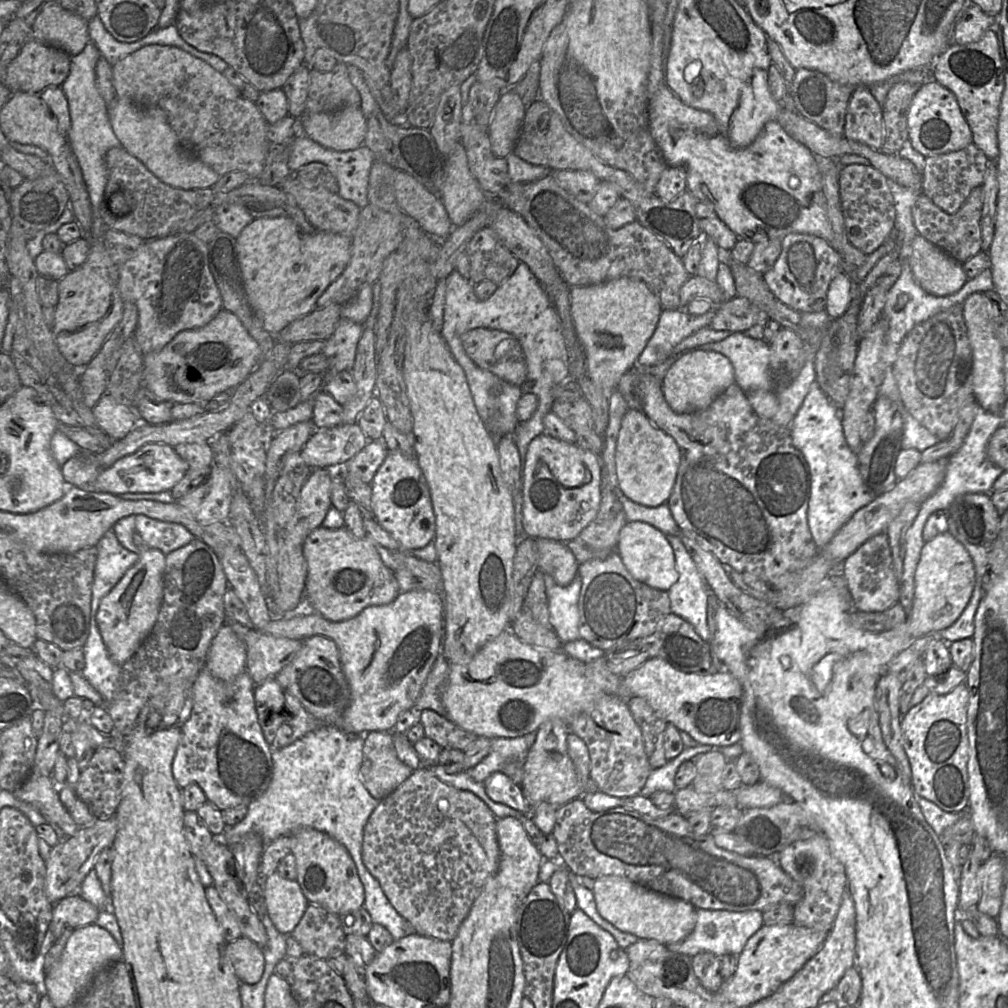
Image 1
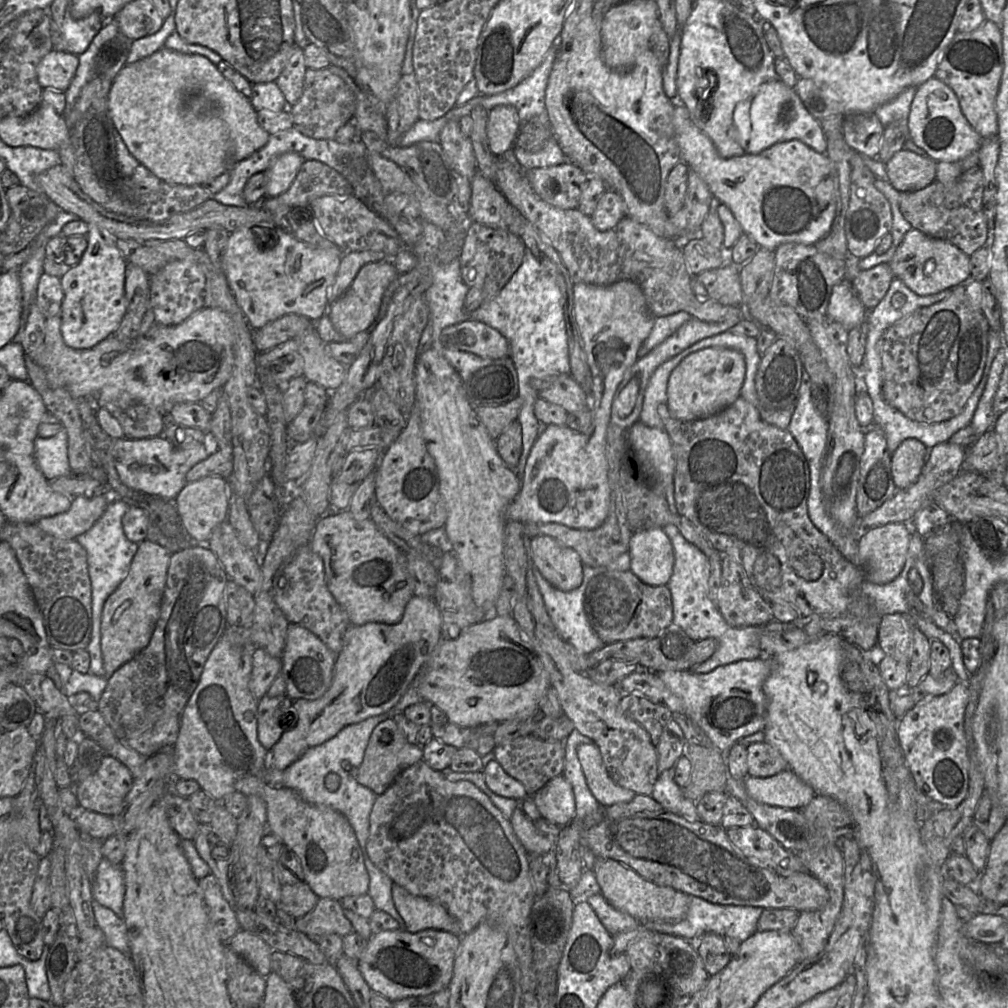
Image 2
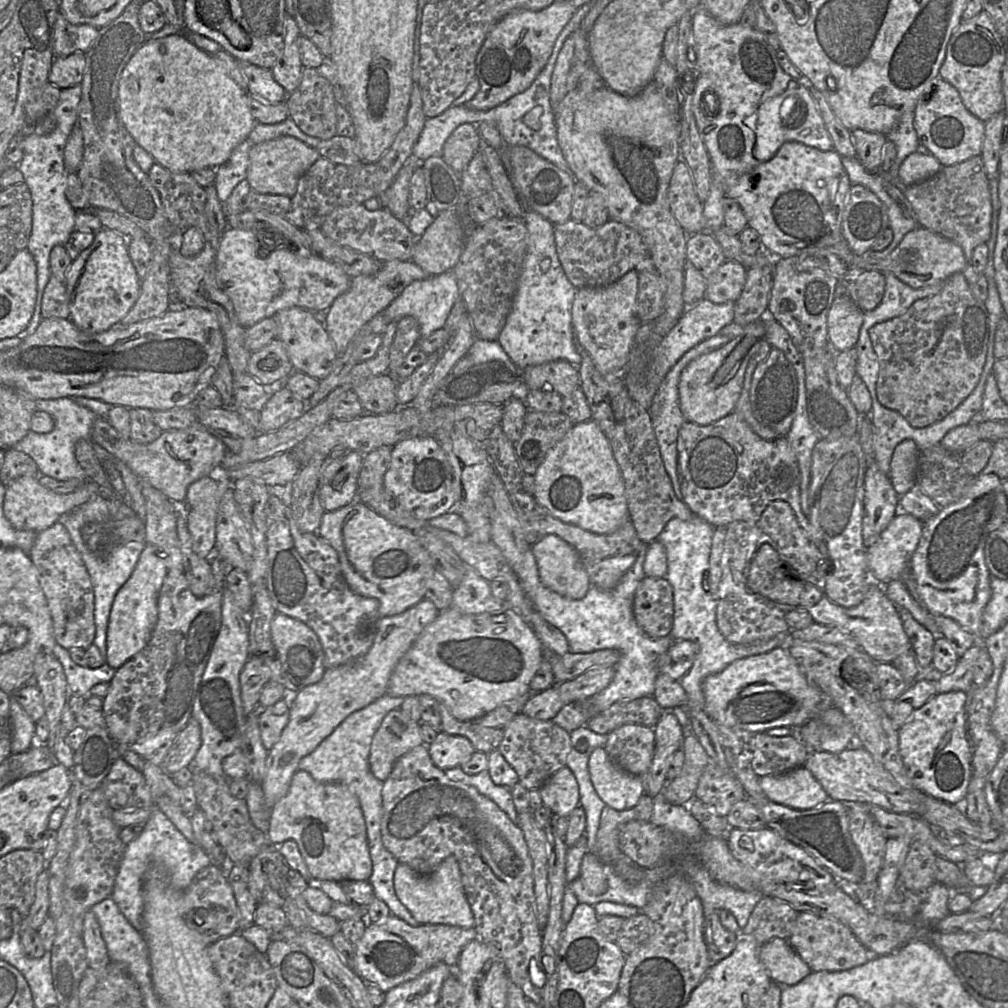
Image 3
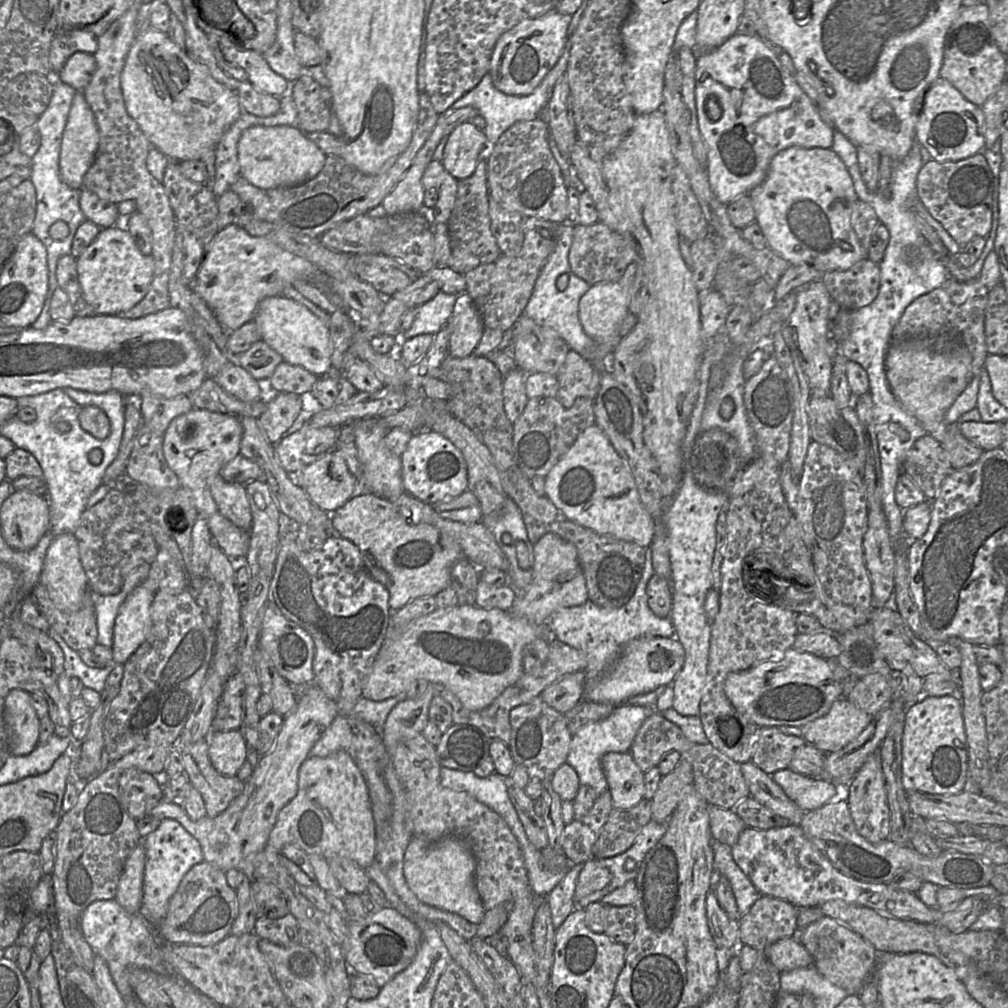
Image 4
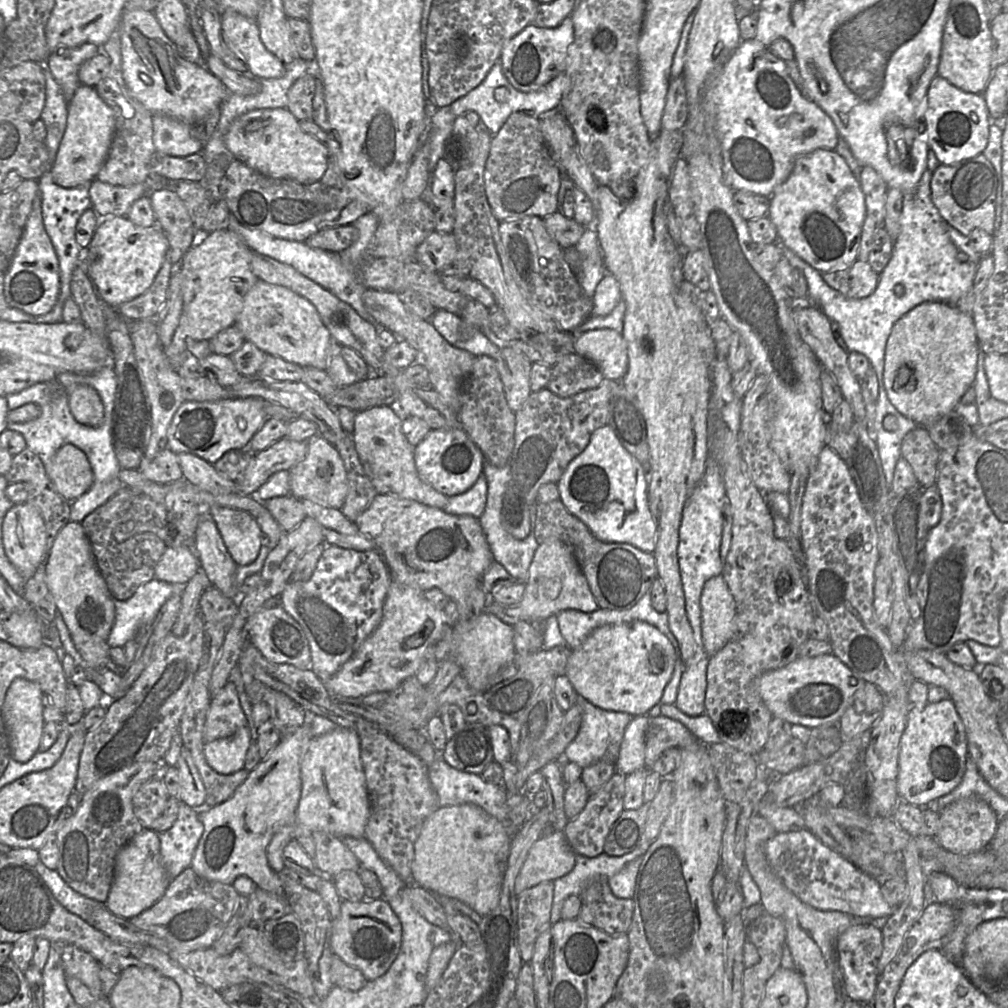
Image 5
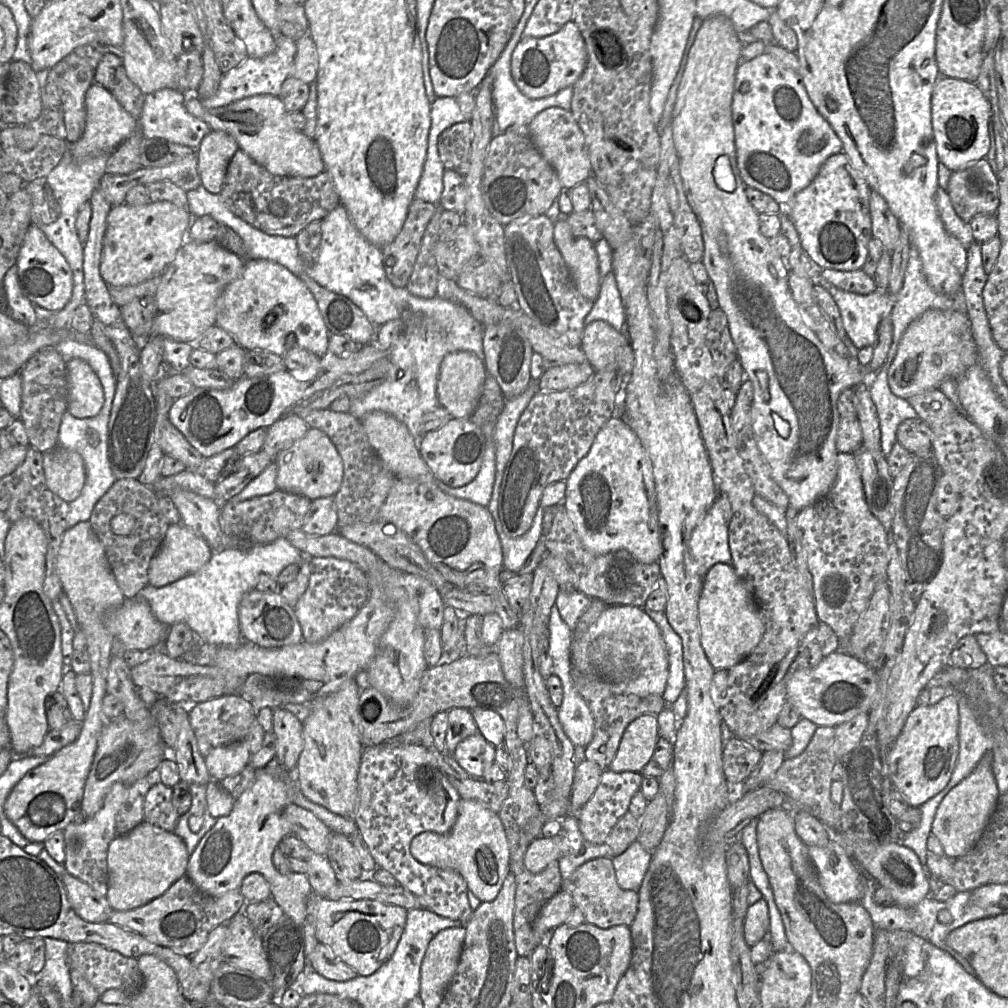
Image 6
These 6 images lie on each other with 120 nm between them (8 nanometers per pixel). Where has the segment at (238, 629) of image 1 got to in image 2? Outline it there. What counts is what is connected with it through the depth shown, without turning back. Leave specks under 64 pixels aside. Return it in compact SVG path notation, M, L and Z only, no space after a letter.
M256 647L252 653L252 670L249 689L258 700L265 696L270 685L281 672L282 659L273 657L263 648Z

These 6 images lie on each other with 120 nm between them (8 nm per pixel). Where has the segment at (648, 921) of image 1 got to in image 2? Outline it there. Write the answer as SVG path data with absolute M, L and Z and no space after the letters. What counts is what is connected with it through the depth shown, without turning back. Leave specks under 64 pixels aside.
M596 857L592 870L600 886L600 894L607 902L638 921L680 921L687 915L689 895L650 882L616 860Z

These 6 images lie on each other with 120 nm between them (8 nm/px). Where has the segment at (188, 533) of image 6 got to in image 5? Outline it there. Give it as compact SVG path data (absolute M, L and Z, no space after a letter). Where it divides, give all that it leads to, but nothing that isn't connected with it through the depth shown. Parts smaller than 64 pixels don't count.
M192 546L166 547L156 564L154 578L186 584L199 569L200 562Z

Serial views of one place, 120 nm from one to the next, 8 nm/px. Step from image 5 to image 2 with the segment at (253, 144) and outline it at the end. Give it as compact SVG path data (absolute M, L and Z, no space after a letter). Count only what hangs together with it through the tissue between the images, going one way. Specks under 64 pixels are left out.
M296 152L279 155L266 172L265 197L276 197L292 184L301 165L306 160Z

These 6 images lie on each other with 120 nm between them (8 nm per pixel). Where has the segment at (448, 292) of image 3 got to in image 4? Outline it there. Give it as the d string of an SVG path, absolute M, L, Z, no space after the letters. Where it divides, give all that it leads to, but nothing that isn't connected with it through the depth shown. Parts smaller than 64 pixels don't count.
M440 290L432 299L416 306L412 326L403 333L403 343L416 335L435 335L451 317L457 298L458 294L447 294Z

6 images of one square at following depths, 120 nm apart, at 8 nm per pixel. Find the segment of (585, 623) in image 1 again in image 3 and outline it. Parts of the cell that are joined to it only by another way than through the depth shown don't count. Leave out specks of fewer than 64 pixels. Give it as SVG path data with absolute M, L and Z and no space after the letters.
M646 576L636 589L633 611L638 625L647 635L670 635L674 621L674 596L667 578Z

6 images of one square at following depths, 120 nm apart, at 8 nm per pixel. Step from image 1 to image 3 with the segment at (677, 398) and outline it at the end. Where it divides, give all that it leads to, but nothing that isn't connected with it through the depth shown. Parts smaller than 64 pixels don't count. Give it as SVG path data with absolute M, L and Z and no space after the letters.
M757 320L726 345L694 359L683 369L678 393L680 409L687 422L705 426L733 412L742 391L748 362L764 339L764 323Z

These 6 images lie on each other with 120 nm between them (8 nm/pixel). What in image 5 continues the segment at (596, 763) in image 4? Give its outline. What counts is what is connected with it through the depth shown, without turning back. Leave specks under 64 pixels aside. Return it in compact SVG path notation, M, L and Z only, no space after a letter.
M579 695L576 703L582 709L582 721L576 737L564 751L565 763L575 762L581 768L585 768L601 759L606 759L616 764L625 729L633 716L626 712L601 709Z

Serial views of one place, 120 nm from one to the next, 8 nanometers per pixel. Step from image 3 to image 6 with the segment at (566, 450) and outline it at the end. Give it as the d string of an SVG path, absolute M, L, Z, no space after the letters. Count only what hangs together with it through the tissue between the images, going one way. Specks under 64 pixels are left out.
M612 416L604 424L590 451L578 462L566 479L566 484L564 504L587 550L594 554L607 554L625 549L640 563L659 563L662 540L652 464L641 441L624 420Z

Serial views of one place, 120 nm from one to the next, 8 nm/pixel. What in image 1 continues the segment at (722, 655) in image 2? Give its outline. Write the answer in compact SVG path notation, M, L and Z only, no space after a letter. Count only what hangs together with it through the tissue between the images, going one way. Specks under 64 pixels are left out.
M668 535L675 555L677 581L669 589L671 612L688 621L703 641L710 643L707 622L710 588L679 535Z

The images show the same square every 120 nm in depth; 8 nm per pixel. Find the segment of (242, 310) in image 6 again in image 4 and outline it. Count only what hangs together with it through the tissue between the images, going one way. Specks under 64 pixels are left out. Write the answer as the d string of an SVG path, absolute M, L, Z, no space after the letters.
M283 295L263 299L253 320L261 340L280 354L284 362L323 377L331 373L332 343L329 328L304 305Z

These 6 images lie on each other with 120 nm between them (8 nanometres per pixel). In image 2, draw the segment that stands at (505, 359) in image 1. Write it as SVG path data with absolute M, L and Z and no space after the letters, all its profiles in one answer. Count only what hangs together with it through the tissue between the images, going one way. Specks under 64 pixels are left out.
M466 320L445 327L439 335L439 342L447 349L458 349L492 360L509 356L505 337L479 321Z

